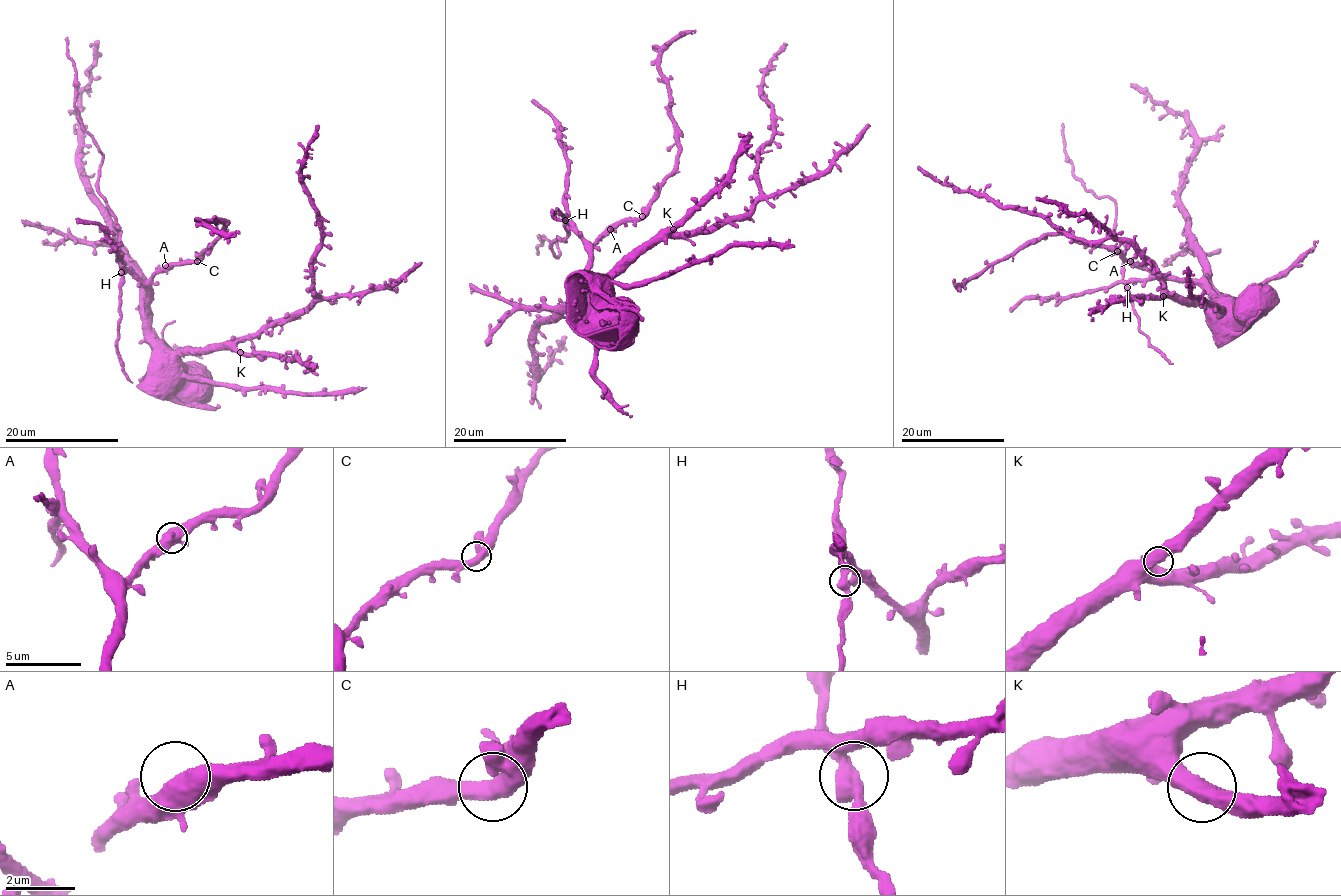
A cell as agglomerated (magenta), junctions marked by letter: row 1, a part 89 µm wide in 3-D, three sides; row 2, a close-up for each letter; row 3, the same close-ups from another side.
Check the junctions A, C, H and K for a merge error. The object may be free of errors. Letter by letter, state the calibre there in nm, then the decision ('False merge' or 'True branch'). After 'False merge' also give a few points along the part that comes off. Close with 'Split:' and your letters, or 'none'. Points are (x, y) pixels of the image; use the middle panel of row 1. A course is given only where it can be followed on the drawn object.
A: Thickness 550 nm. True branch
C: Thickness 480 nm. True branch
H: Thickness 480 nm. True branch
K: Thickness 550 nm. True branch
Split: none

